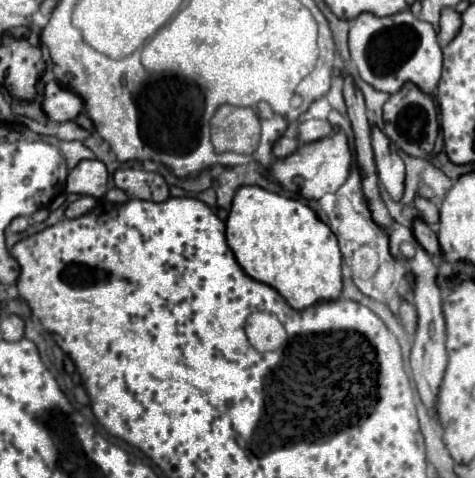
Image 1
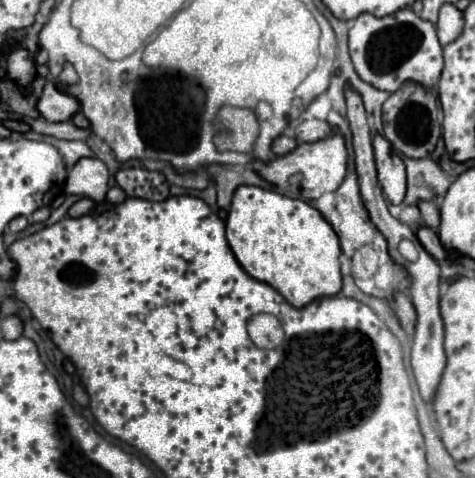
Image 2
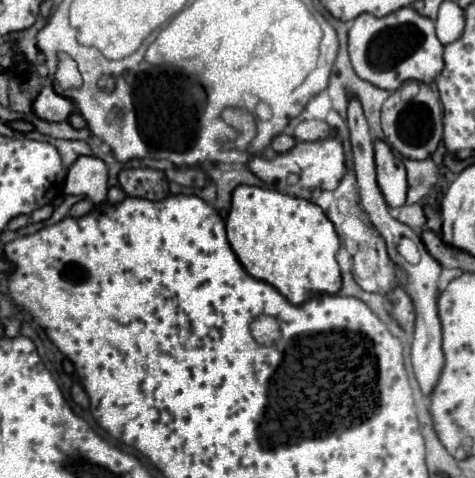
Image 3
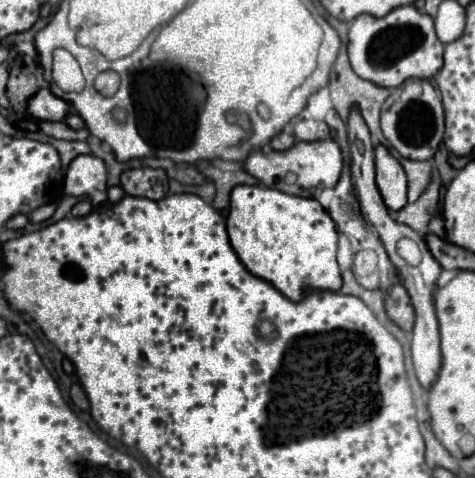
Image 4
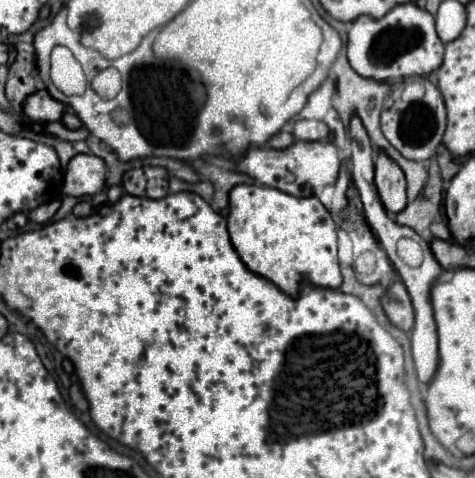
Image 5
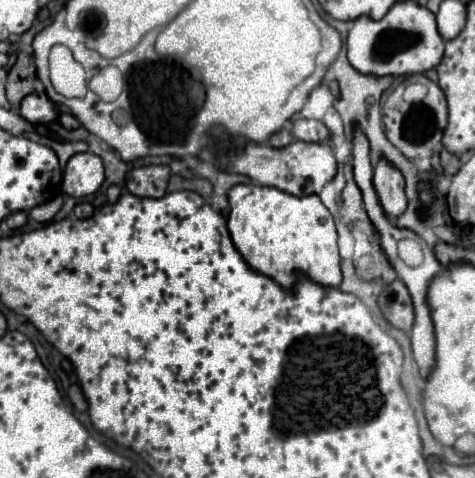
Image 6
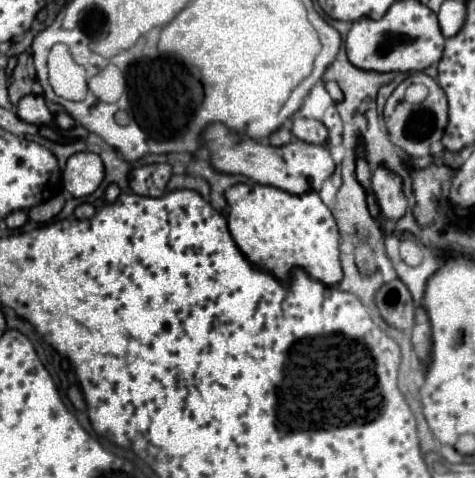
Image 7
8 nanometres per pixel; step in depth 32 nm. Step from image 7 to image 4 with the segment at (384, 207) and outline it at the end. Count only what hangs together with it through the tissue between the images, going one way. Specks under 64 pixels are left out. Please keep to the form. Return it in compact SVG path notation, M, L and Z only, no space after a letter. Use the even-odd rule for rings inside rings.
M376 146L376 186L388 210L400 210L406 206L404 168L384 146Z

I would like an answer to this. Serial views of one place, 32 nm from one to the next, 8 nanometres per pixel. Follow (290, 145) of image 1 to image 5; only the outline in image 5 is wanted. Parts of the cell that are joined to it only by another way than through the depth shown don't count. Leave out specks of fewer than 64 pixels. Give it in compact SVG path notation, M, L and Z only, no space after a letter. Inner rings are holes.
M282 130L282 132L278 132L278 134L274 134L270 140L268 140L268 146L270 148L288 148L290 144L294 142L294 138L292 138L292 134L288 134L286 130Z

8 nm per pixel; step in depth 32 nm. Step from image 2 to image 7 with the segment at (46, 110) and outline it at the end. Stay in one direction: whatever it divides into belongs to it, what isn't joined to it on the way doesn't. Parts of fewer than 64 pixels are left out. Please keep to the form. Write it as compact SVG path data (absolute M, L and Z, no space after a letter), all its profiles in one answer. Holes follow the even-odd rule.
M28 94L18 102L16 114L20 120L28 124L50 124L52 122L52 112L44 104L44 96L34 96Z

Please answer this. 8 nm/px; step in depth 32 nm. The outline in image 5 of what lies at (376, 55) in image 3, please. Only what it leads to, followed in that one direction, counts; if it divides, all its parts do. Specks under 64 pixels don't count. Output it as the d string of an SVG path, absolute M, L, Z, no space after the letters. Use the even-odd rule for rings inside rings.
M414 2L394 6L380 20L374 20L370 16L360 16L360 18L356 18L352 22L352 28L348 32L348 60L350 60L352 68L356 68L356 72L360 76L364 76L364 78L400 82L406 76L416 76L416 74L426 76L426 74L434 72L442 64L442 56L444 56L444 42L436 34L434 16L428 10L418 8Z

